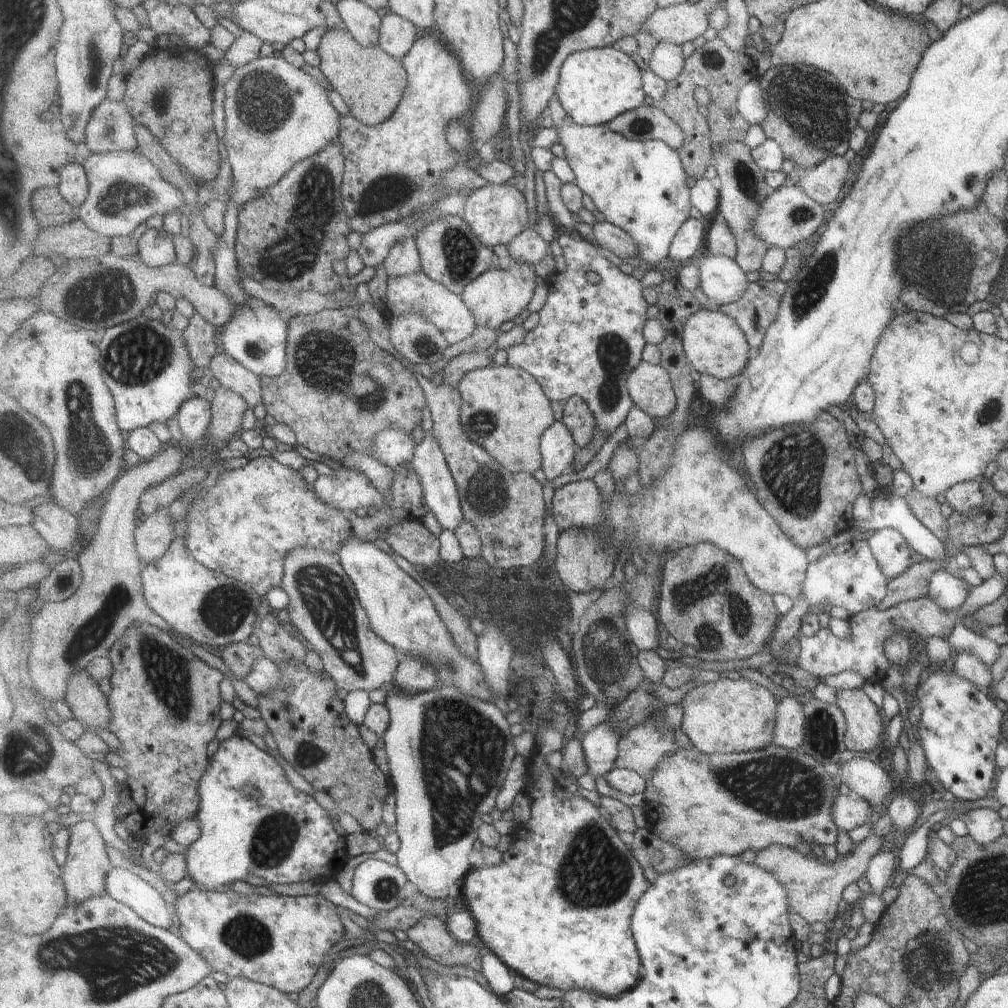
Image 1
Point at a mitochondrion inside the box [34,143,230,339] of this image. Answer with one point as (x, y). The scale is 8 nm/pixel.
(111, 297)

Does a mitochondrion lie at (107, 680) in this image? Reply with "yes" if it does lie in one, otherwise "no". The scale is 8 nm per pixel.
no

